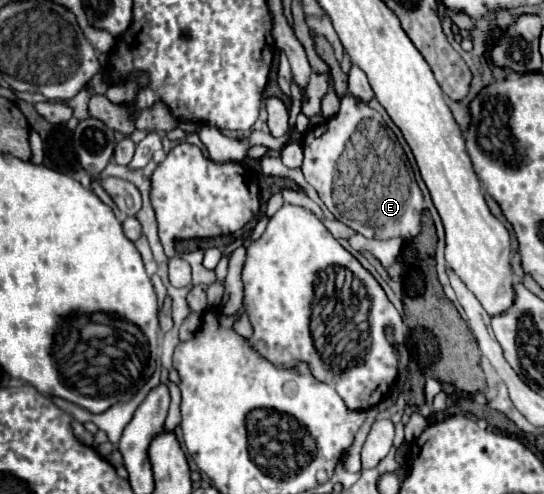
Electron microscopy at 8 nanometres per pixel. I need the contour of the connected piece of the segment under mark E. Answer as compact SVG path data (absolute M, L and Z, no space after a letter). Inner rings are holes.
M342 98L340 110L334 118L310 130L304 138L304 164L302 172L310 186L316 188L320 200L336 216L358 234L366 238L414 238L420 232L420 212L422 212L422 192L414 180L412 168L408 168L406 158L394 150L392 132L388 130L382 116L358 98Z

